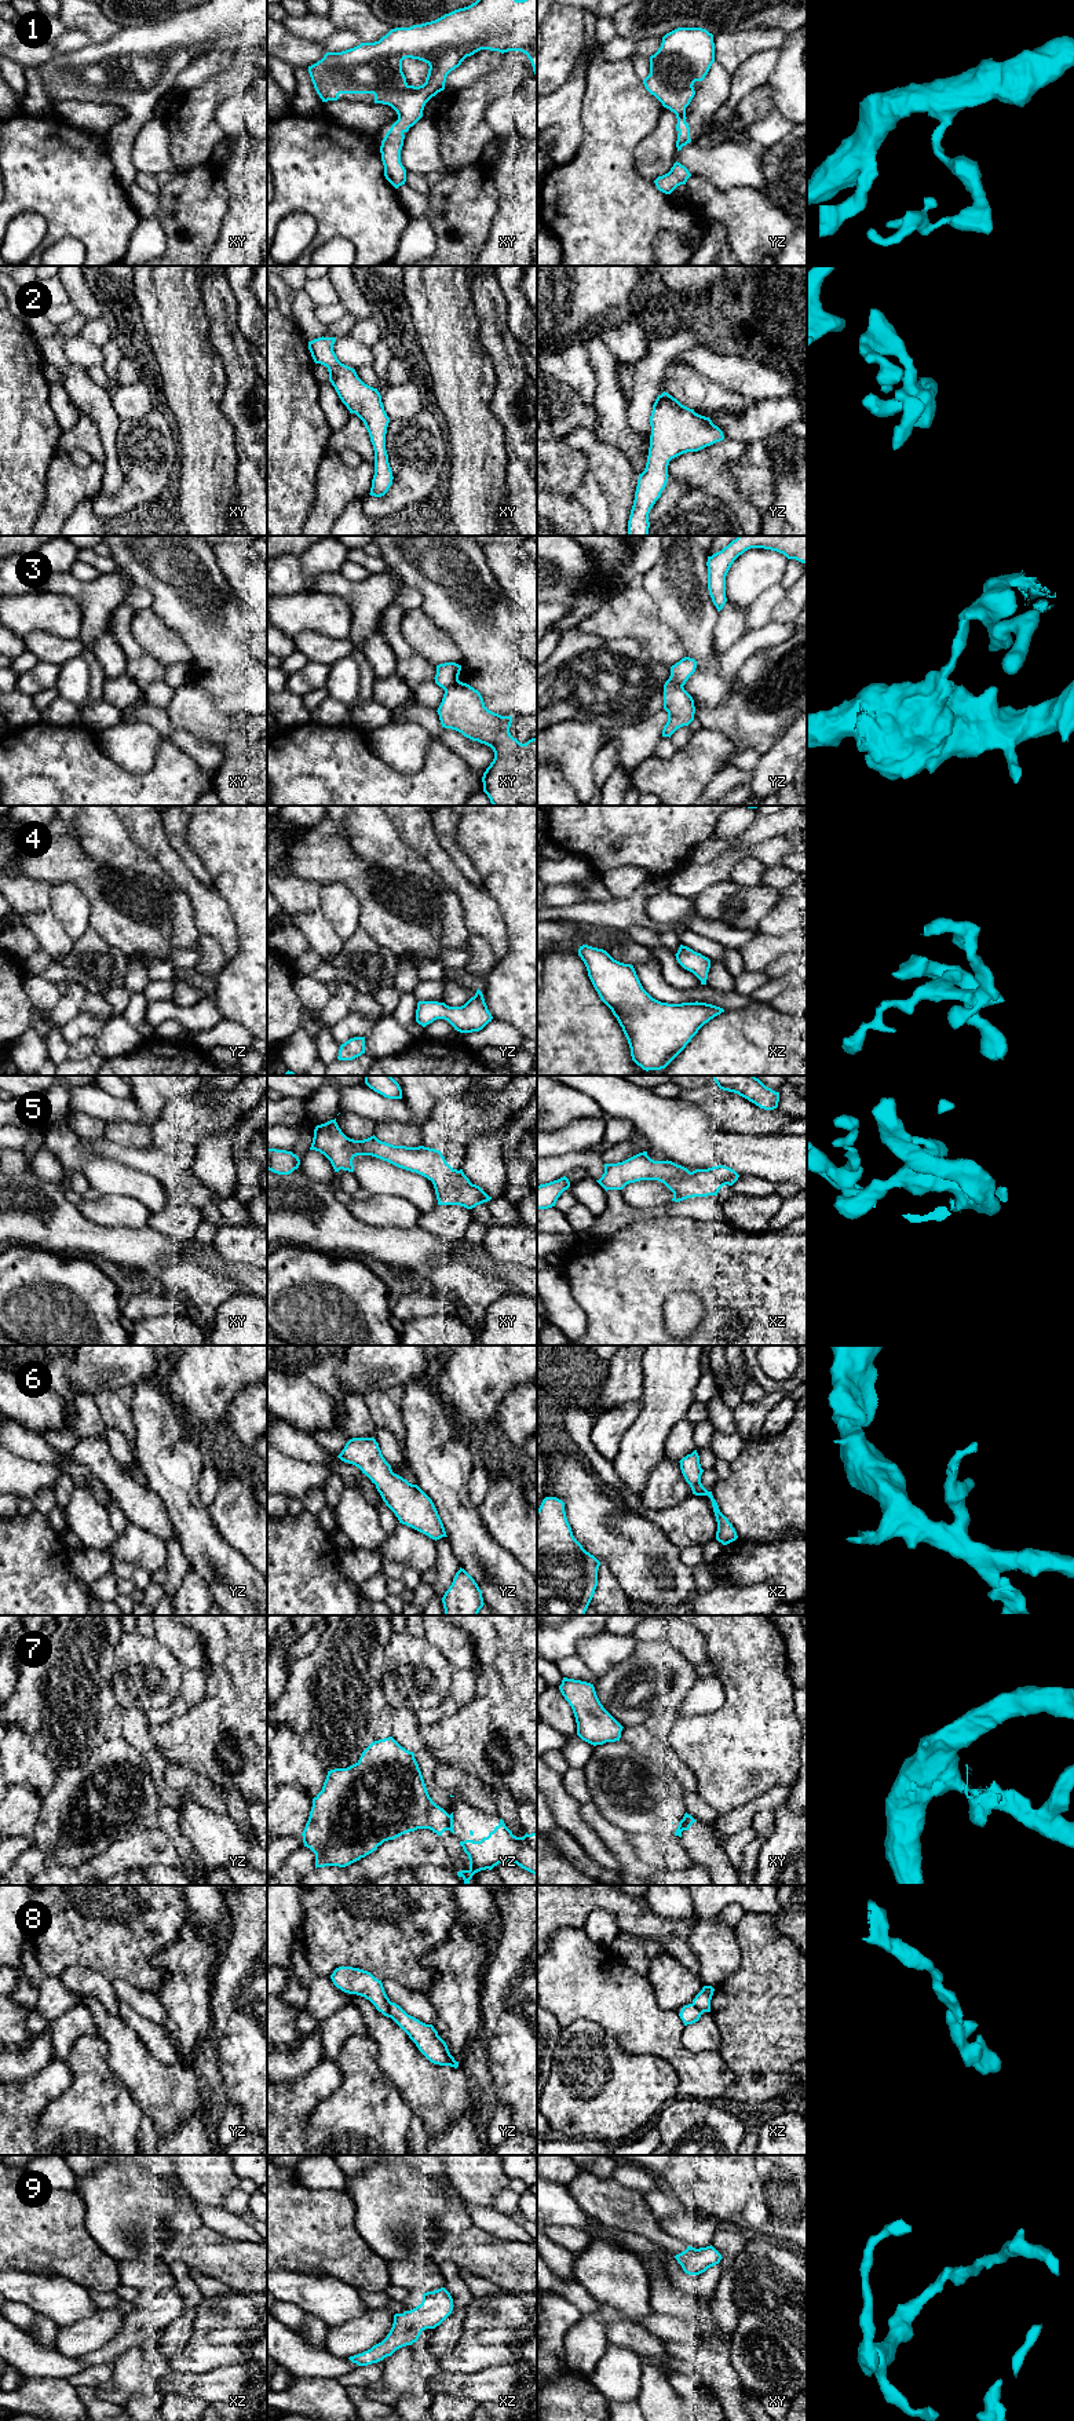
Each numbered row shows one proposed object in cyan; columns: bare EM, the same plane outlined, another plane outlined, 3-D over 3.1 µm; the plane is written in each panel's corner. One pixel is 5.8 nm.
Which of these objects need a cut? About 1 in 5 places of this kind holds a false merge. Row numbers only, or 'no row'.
3, 7, 8

